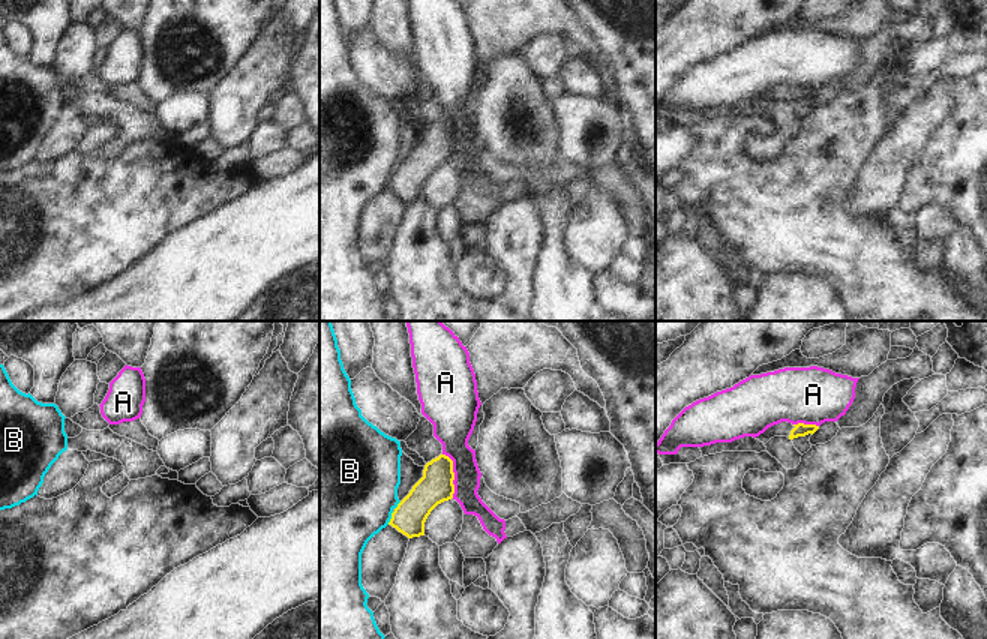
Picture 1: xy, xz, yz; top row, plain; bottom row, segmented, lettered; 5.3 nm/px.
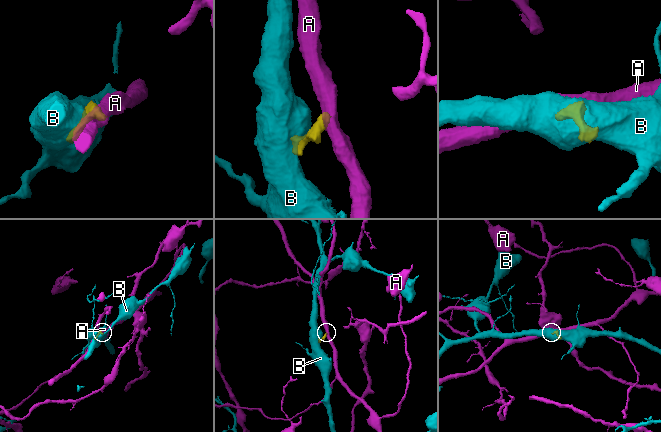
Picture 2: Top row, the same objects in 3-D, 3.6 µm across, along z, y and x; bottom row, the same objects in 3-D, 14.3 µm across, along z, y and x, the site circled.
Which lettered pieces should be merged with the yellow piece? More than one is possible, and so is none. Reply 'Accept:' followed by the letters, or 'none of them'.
Accept: none of them

